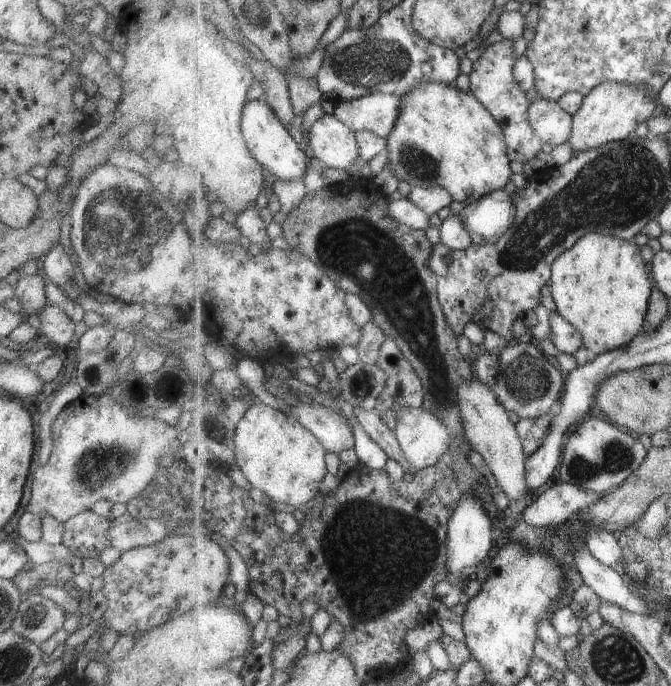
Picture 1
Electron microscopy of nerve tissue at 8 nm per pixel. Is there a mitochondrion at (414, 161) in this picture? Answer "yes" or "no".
yes

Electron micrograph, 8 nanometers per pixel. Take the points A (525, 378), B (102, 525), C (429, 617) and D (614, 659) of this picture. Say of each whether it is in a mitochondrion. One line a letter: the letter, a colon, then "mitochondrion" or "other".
A: mitochondrion
B: other
C: other
D: mitochondrion

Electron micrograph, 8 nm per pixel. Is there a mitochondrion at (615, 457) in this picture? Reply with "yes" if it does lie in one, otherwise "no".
yes

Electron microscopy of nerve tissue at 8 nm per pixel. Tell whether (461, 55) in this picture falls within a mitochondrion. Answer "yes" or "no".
no

